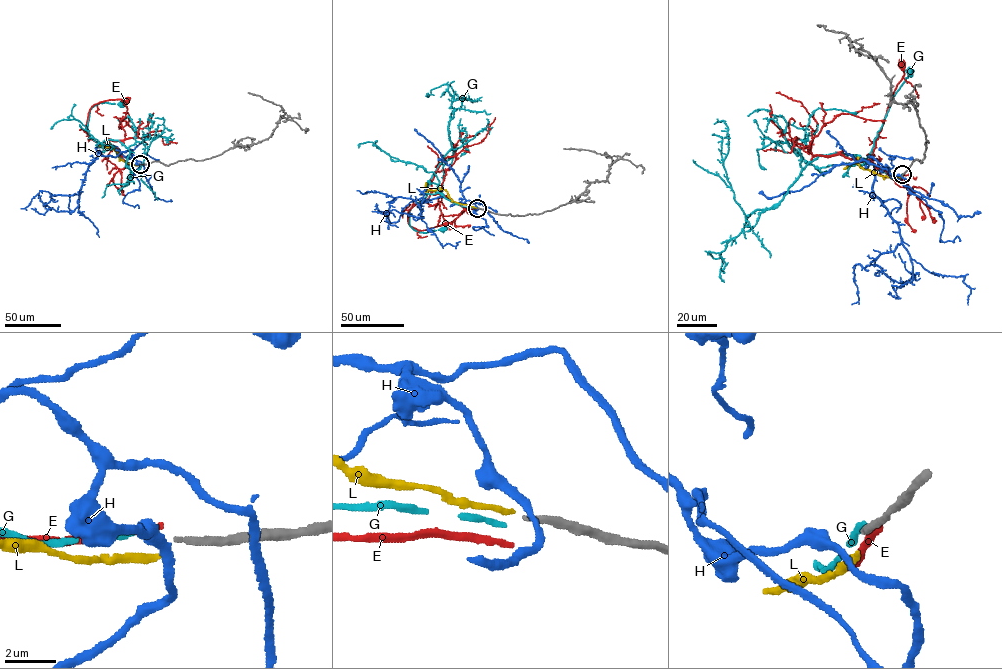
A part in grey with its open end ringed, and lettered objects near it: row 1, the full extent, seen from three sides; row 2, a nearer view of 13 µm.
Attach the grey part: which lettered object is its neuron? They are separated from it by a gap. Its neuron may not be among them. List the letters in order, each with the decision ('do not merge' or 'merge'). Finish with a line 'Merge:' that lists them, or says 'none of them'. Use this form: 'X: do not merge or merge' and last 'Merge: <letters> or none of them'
E: do not merge
G: do not merge
H: do not merge
L: do not merge
Merge: none of them

